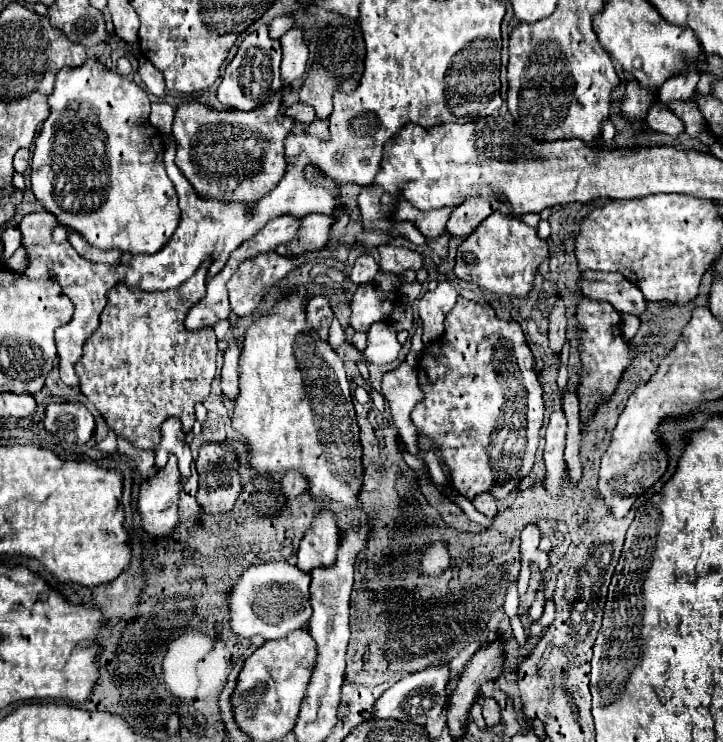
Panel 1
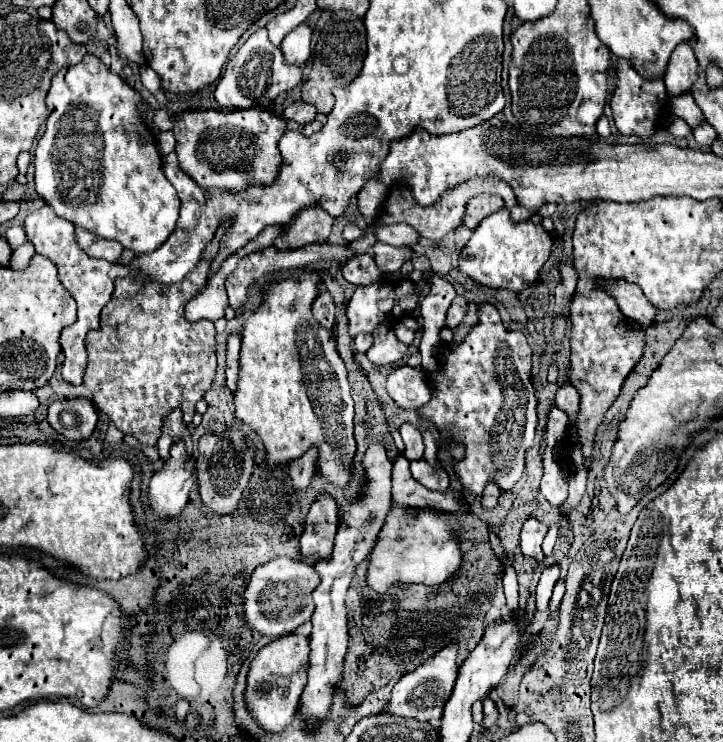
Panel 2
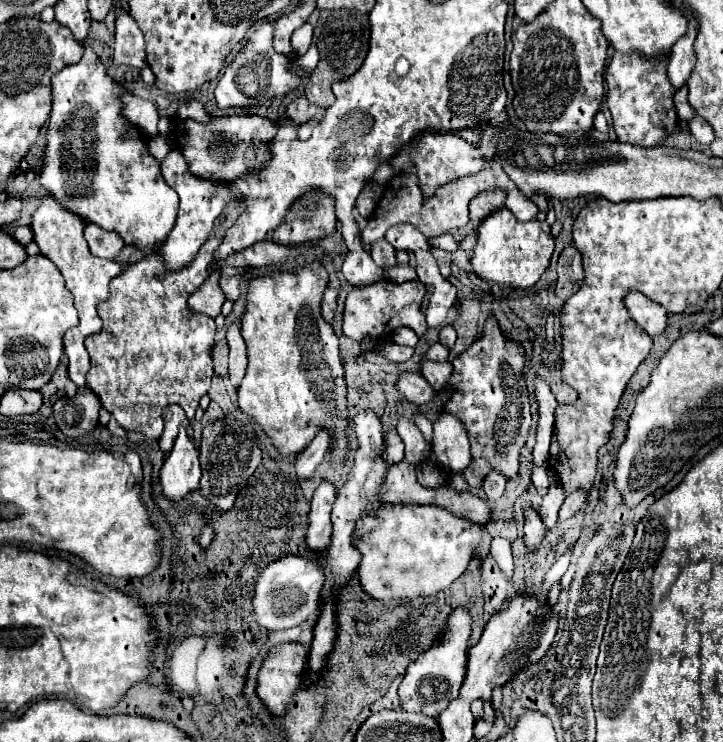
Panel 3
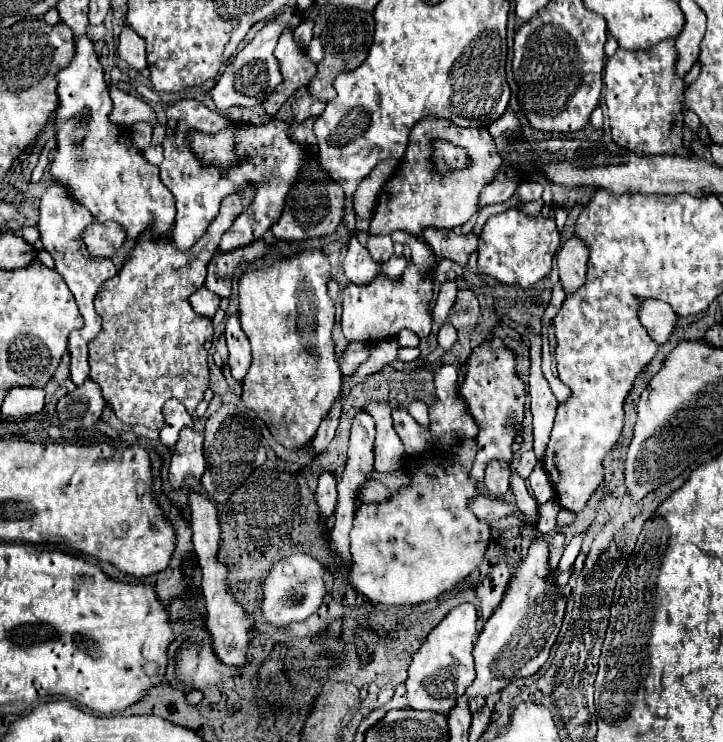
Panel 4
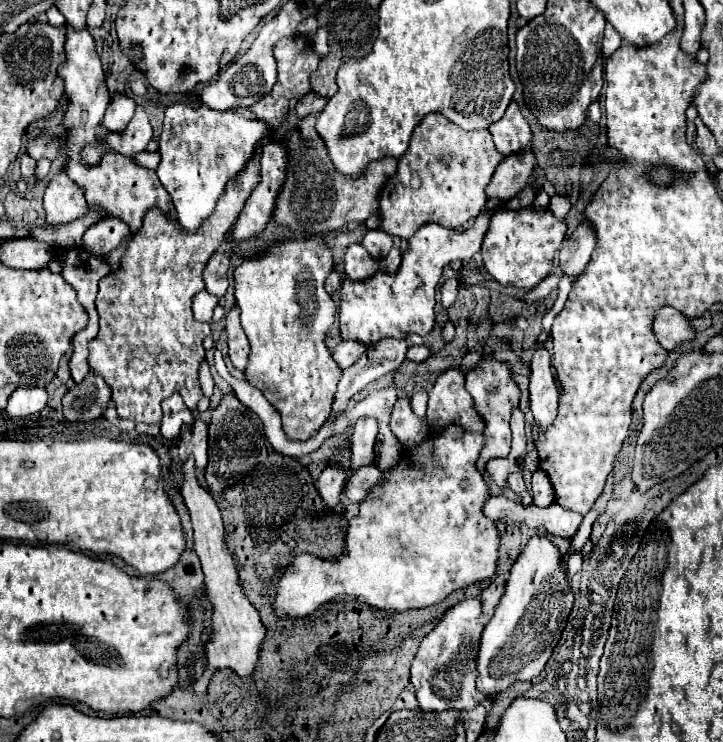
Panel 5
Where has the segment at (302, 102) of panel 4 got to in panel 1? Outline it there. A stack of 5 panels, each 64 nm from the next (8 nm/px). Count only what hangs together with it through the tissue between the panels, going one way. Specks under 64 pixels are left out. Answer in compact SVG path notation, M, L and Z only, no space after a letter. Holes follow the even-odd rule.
M301 102L286 108L284 115L304 124L310 124L316 119L315 109L312 106Z

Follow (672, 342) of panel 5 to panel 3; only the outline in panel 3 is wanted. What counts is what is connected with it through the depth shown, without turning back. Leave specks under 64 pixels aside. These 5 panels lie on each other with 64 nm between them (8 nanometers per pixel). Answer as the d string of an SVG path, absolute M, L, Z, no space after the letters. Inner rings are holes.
M628 292L628 296L624 298L624 306L628 308L632 320L642 326L650 336L664 332L668 312L660 304L646 298L642 292Z

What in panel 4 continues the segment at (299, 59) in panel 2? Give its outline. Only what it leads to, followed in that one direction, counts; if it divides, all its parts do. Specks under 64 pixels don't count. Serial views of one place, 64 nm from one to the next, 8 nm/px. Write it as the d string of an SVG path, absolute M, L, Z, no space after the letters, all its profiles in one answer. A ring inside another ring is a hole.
M304 20L304 22L300 22L294 28L294 40L296 40L296 44L300 48L306 48L310 44L310 40L312 40L312 28L314 28L314 22L310 22L310 20Z

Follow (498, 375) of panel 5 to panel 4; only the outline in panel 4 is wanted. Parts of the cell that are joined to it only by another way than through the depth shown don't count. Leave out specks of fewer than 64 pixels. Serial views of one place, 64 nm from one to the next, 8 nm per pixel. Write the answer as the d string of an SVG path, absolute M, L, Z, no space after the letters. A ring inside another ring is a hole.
M492 336L486 342L482 342L478 348L472 350L472 354L468 356L468 360L462 364L464 366L464 378L460 384L460 398L466 402L468 412L472 414L472 418L478 424L478 434L476 434L476 444L478 444L478 452L476 452L476 460L474 466L470 470L472 480L480 482L484 478L484 470L492 460L500 460L500 462L514 462L514 438L520 436L522 430L522 420L524 420L524 404L526 404L526 388L524 382L518 378L516 374L516 354L512 348L508 348L500 338Z

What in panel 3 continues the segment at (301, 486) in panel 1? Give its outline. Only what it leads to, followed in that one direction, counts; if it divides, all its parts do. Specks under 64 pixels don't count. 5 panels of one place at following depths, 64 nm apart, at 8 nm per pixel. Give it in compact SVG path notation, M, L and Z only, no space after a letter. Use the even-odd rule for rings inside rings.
M320 432L310 444L306 450L302 450L296 458L296 474L298 478L310 478L316 470L316 466L324 460L324 454L328 452L328 434L326 432Z

